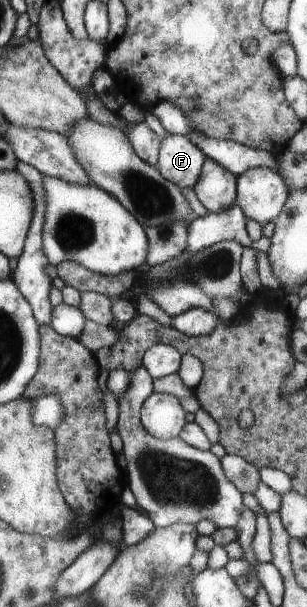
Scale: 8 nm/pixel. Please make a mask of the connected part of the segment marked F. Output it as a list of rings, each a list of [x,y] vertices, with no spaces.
[[[167,134],[160,144],[156,166],[174,185],[190,189],[201,179],[207,159],[189,137]]]

